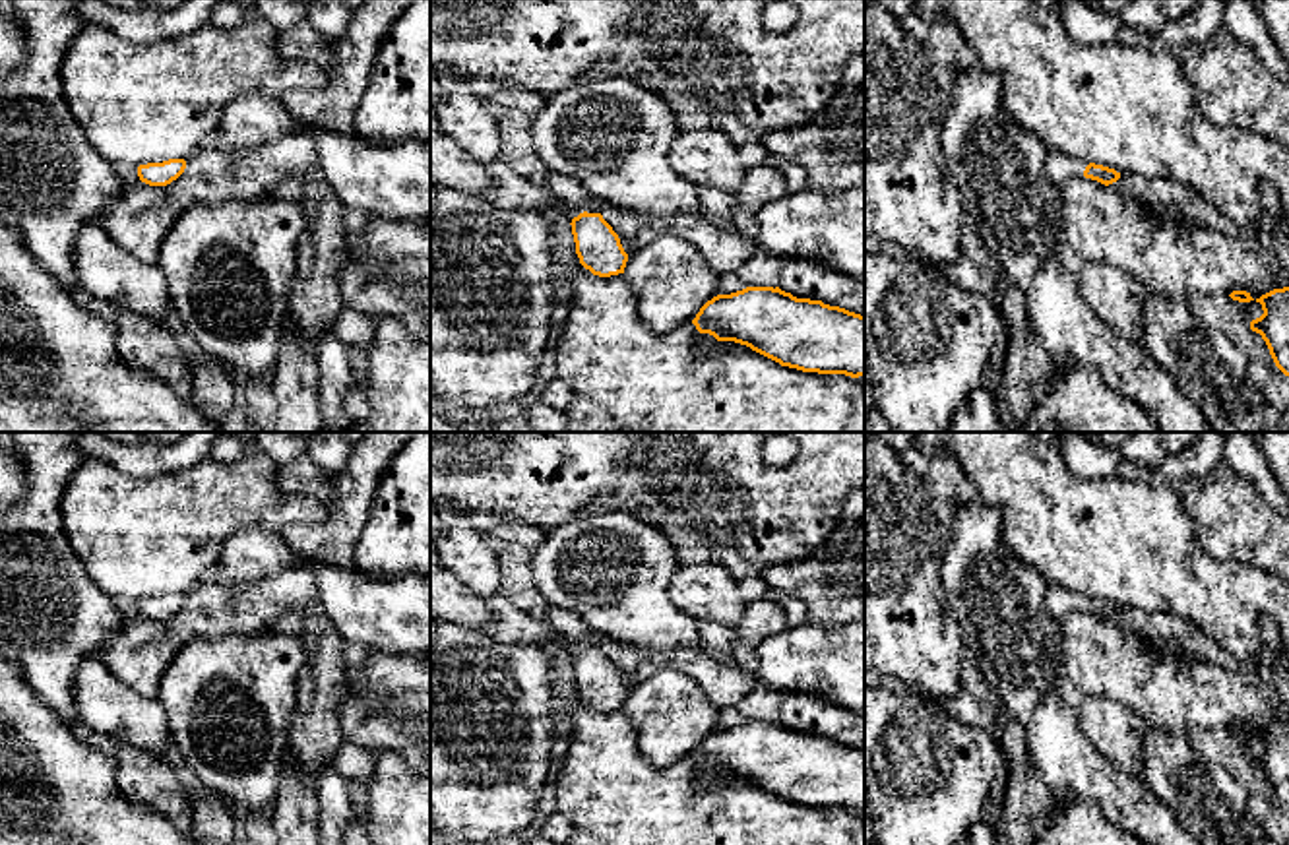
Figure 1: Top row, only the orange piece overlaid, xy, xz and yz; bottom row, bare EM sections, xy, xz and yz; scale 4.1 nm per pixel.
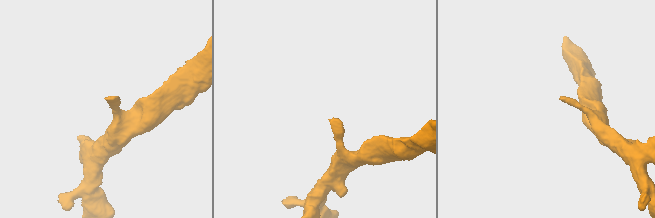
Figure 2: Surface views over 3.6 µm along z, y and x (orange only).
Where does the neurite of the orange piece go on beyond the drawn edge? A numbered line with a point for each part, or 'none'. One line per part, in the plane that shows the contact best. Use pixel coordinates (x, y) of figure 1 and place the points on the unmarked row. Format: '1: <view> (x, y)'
1: xz (570, 625)

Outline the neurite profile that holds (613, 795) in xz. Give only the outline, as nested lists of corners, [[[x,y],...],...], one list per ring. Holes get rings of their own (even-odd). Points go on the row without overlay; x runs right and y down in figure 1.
[[[580,698],[564,717],[572,735],[566,758],[554,773],[554,787],[558,812],[572,822],[568,845],[865,845],[865,822],[857,812],[781,800],[746,779],[700,767],[692,756],[671,767],[653,766],[640,752],[624,707],[599,711]]]

